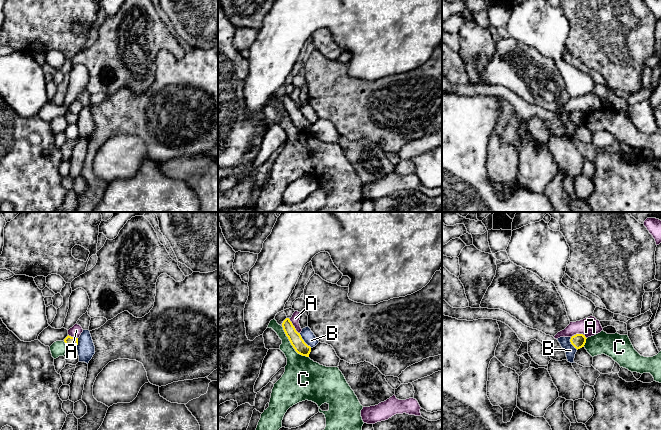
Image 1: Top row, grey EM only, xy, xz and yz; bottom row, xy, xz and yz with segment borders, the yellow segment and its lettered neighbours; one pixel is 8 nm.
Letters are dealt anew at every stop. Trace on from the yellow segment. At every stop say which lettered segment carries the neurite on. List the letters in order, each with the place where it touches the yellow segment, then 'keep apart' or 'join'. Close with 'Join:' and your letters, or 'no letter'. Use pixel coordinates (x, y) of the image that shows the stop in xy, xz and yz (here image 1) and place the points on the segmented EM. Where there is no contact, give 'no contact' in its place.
A: yz (579, 334) | keep apart
B: xz (303, 341) | keep apart
C: xz (291, 344) | keep apart
Join: no letter

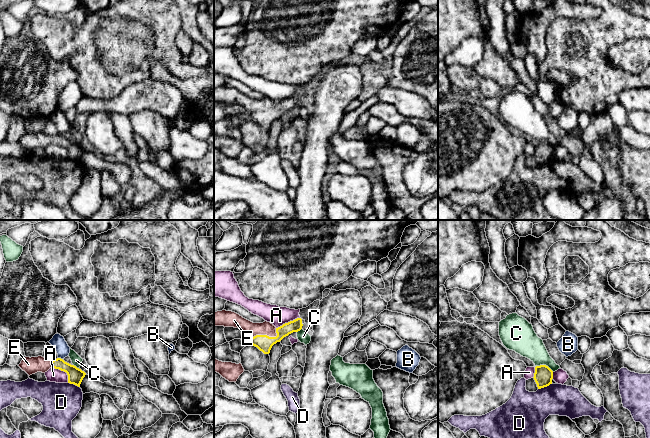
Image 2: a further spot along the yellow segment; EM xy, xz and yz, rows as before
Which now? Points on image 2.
A: xy (64, 371) | keep apart
B: xy (60, 358) | keep apart
C: yz (545, 365) | keep apart
D: yz (545, 386) | keep apart
E: xz (267, 336) | join
Join: E

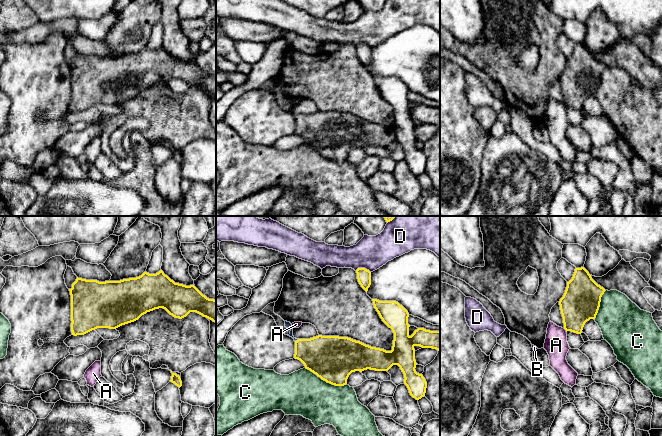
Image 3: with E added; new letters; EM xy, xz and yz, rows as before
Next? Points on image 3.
A: yz (565, 329) | keep apart
B: xz (297, 340) | join
C: xz (326, 381) | keep apart
D: xz (363, 268) | keep apart
Join: B

